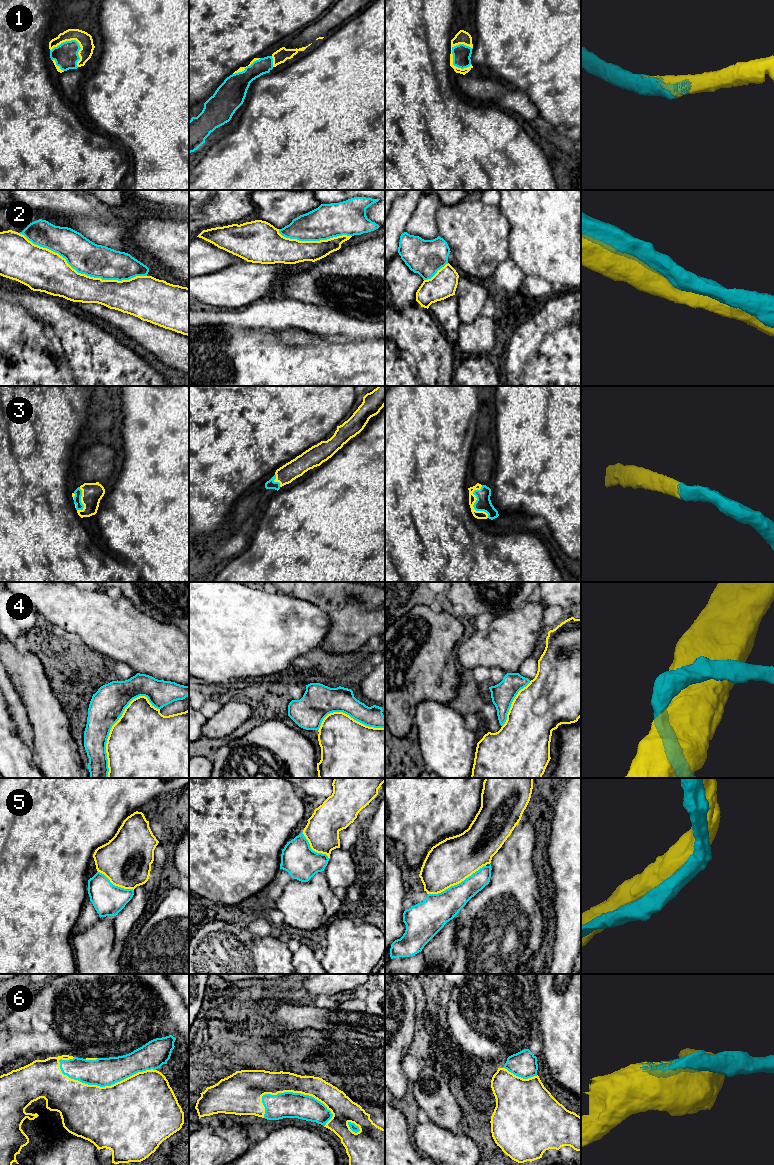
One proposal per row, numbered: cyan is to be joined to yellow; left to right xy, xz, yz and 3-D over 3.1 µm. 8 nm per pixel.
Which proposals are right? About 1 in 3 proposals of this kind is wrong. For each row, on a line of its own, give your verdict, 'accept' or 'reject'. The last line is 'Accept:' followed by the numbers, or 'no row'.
1: accept
2: reject
3: accept
4: reject
5: accept
6: accept
Accept: 1, 3, 5, 6

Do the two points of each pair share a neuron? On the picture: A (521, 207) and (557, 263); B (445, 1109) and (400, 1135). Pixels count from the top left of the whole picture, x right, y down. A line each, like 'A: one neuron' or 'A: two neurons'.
A: one neuron
B: two neurons

